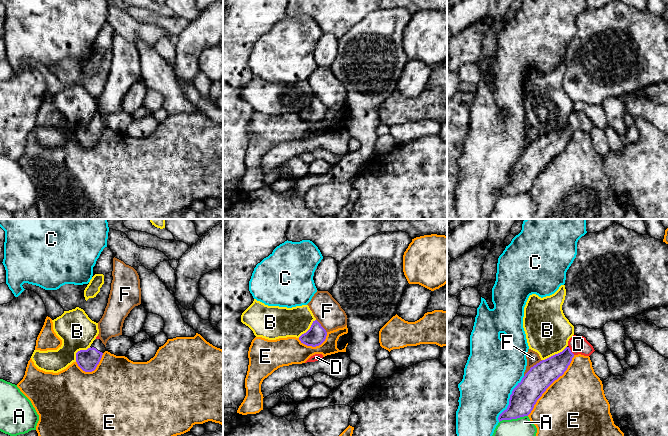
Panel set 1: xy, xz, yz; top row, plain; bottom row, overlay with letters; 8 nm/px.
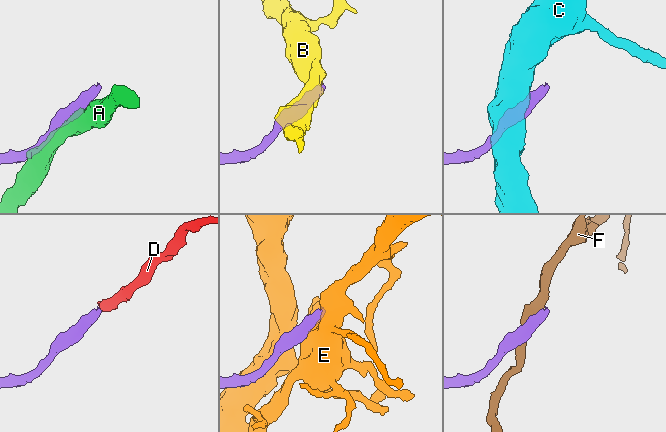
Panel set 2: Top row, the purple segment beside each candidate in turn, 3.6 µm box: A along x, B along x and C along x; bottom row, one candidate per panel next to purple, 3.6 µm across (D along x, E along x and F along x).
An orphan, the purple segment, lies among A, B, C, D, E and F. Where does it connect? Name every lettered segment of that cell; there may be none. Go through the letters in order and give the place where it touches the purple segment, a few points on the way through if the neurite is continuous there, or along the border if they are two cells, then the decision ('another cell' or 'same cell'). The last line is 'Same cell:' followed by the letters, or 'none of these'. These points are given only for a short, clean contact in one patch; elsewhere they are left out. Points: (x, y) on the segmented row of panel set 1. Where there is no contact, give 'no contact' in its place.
A: contact yz (513, 418); another cell
B: contact yz (555, 354); another cell
C: contact yz (509, 399); another cell
D: contact yz (570, 351); way yz (546, 371), (554, 367), (570, 351), (578, 344); same cell
E: contact yz (550, 384); another cell
F: contact yz (533, 366); another cell
Same cell: D

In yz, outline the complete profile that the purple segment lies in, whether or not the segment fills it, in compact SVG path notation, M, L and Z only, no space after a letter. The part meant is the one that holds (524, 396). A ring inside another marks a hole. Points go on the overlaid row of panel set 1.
M573 335L562 352L530 368L513 389L507 409L498 417L499 422L528 416L546 389L564 374L575 355L590 356L594 351L585 337Z

